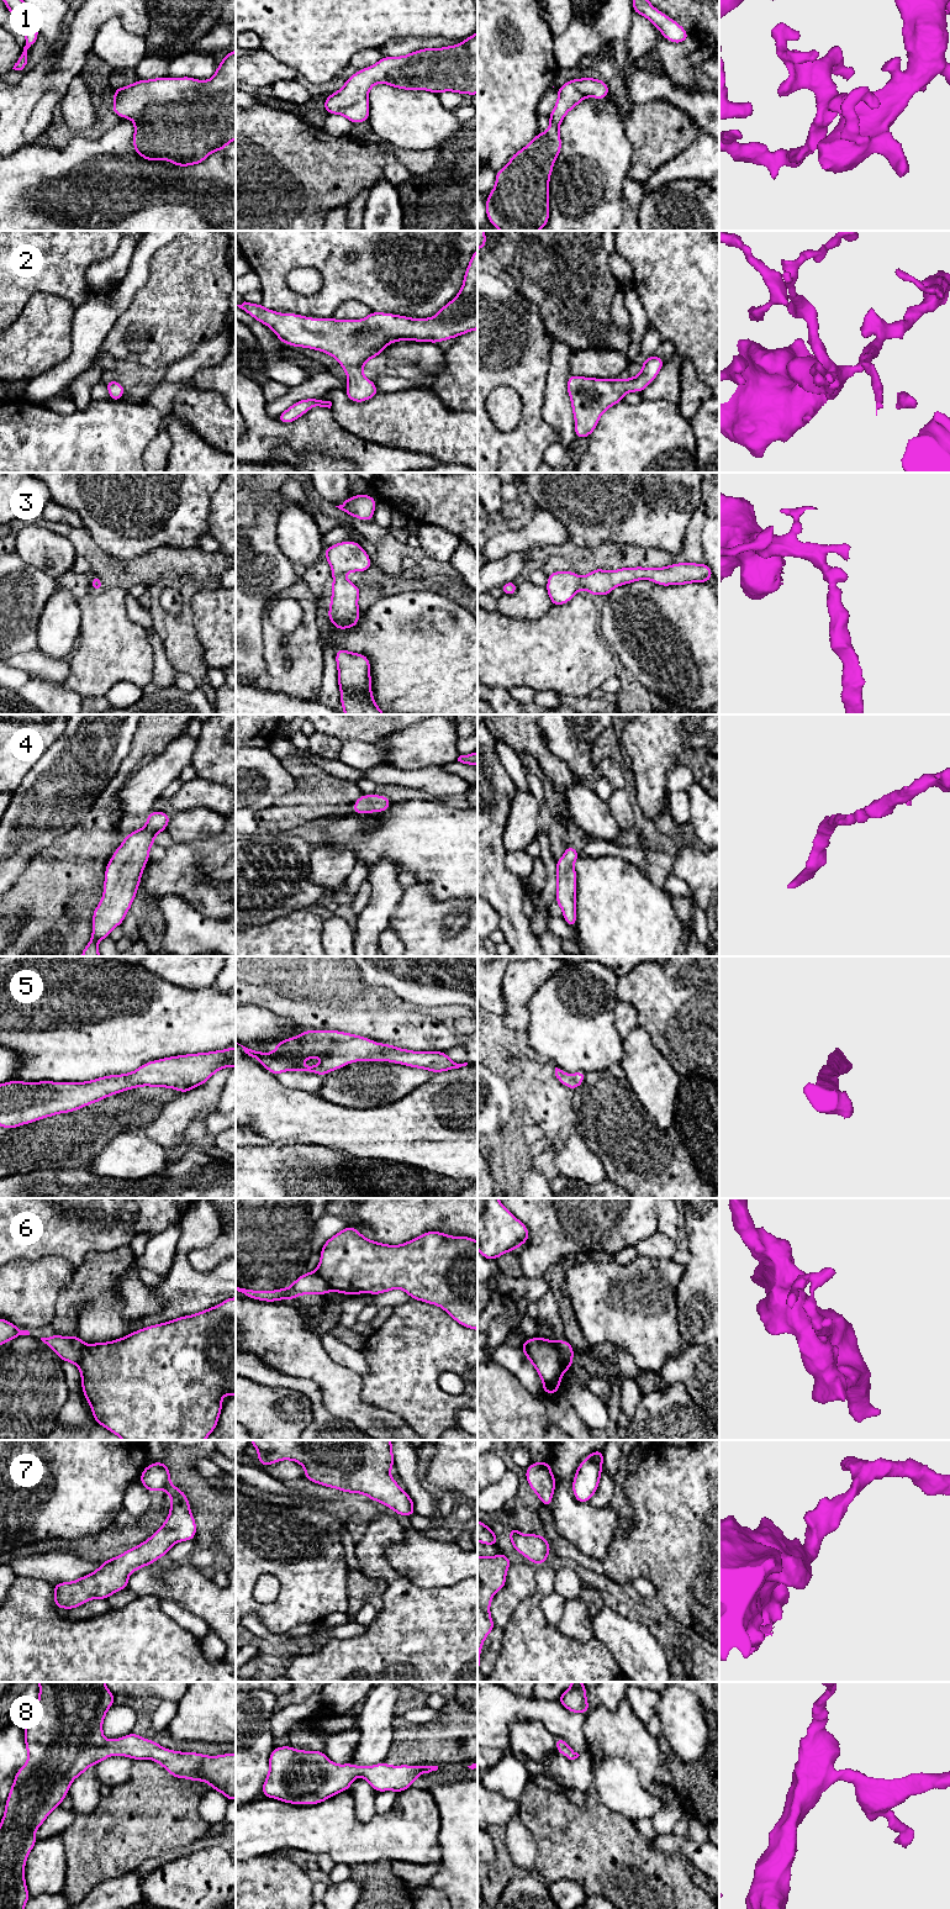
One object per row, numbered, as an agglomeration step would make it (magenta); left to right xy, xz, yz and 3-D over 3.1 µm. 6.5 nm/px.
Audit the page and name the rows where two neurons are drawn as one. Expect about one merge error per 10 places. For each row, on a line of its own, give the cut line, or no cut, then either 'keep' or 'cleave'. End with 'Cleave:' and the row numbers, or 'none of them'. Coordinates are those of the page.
1: cut none; keep
2: cut none; keep
3: cut none; keep
4: cut none; keep
5: cut none; keep
6: cut yz (554, 1340), (559, 1359), (566, 1369); cleave
7: cut none; keep
8: cut none; keep
Cleave: 6

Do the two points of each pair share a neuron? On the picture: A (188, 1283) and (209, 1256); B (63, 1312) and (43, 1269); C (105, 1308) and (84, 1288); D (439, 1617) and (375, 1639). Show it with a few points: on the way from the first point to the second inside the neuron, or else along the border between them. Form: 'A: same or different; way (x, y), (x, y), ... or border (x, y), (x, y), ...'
A: different; border (188, 1254), (199, 1271), (212, 1271), (222, 1261)
B: different; border (73, 1275), (59, 1291), (56, 1316), (51, 1324)
C: different; border (116, 1291), (85, 1302), (78, 1311), (77, 1322)
D: same; way (423, 1633), (417, 1639), (391, 1639)

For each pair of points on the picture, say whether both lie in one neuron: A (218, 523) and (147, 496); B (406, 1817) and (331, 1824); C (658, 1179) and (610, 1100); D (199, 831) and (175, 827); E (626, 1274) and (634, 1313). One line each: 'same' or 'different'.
A: different
B: same
C: same
D: same
E: same

